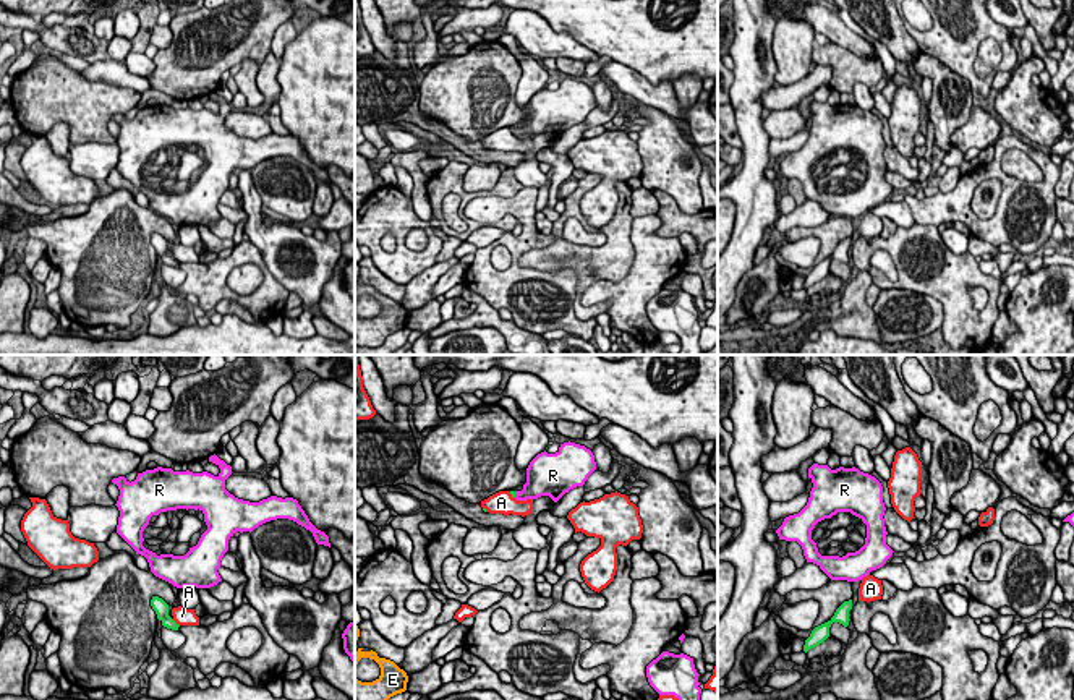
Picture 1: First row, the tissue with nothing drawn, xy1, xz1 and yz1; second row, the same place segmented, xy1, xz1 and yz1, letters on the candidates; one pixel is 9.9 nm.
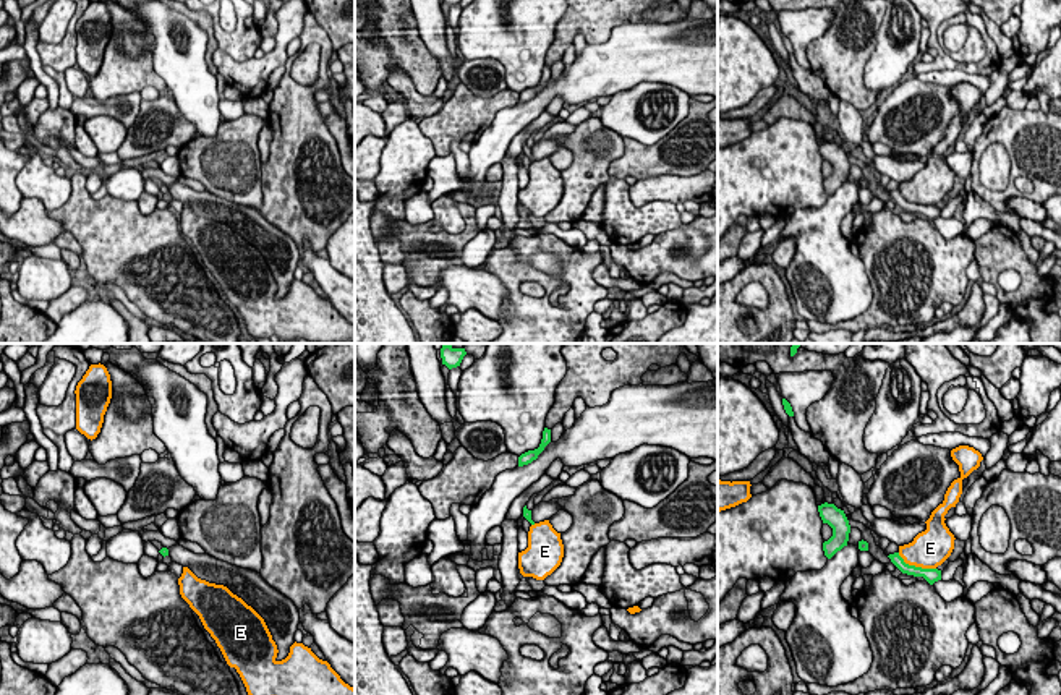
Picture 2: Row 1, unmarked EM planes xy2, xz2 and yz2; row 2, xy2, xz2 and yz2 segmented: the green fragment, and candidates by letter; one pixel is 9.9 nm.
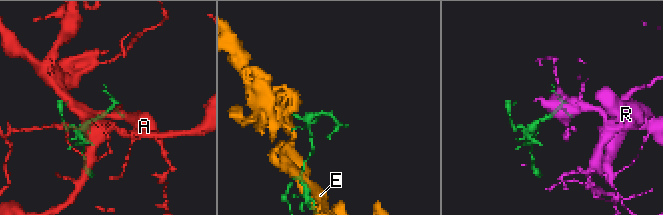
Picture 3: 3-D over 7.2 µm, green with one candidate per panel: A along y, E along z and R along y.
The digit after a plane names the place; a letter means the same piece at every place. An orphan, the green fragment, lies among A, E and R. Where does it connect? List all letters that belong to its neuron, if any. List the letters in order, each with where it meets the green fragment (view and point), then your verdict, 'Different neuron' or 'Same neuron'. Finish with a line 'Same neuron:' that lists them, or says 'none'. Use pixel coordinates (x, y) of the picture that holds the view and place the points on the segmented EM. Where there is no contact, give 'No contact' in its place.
A: Touches green at xy1 (175, 623). Different neuron
E: Touches green at yz2 (914, 566). Different neuron
R: Touches green at xz1 (514, 495). Same neuron
Same neuron: R

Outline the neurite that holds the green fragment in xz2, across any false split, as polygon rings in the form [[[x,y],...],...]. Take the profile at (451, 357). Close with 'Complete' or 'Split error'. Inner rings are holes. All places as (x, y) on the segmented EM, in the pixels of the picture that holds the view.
[[[450,343],[442,345],[441,348],[442,365],[445,365],[449,369],[460,366],[465,355],[465,348],[454,348]]]. Complete

